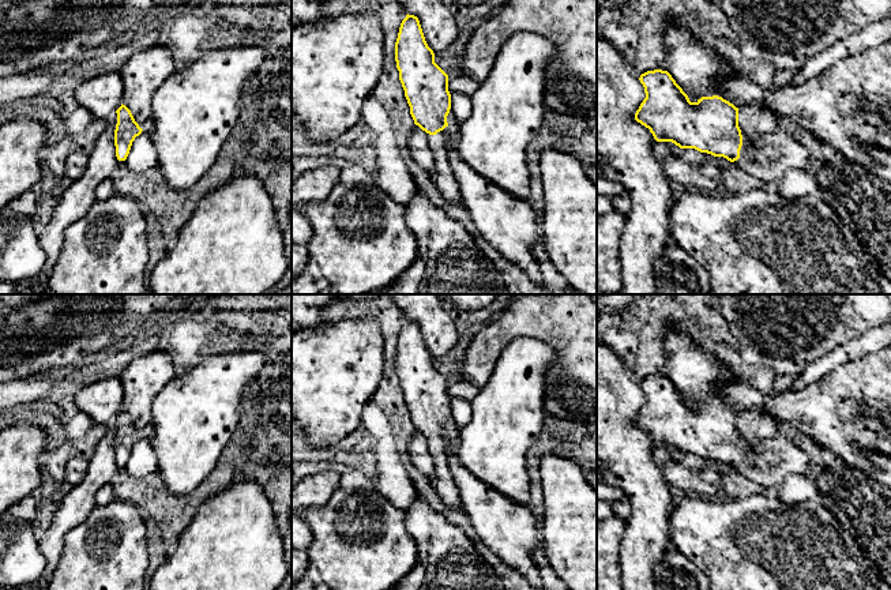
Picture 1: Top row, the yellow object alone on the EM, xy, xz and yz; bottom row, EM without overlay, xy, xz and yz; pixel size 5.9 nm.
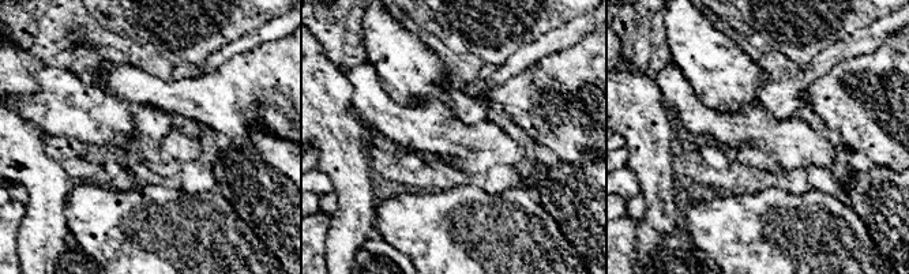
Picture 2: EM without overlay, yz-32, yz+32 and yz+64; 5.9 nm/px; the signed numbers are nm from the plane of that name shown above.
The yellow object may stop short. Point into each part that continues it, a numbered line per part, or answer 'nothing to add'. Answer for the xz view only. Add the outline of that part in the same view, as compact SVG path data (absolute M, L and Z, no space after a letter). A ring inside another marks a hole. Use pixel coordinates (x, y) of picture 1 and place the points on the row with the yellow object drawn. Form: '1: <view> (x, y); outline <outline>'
1: xz (442, 175); outline M447 116L448 125L436 135L428 134L428 144L432 151L435 165L428 172L431 180L441 191L446 200L451 203L462 203L462 195L458 180L452 172L448 158L448 150L456 146L459 124L451 116Z

